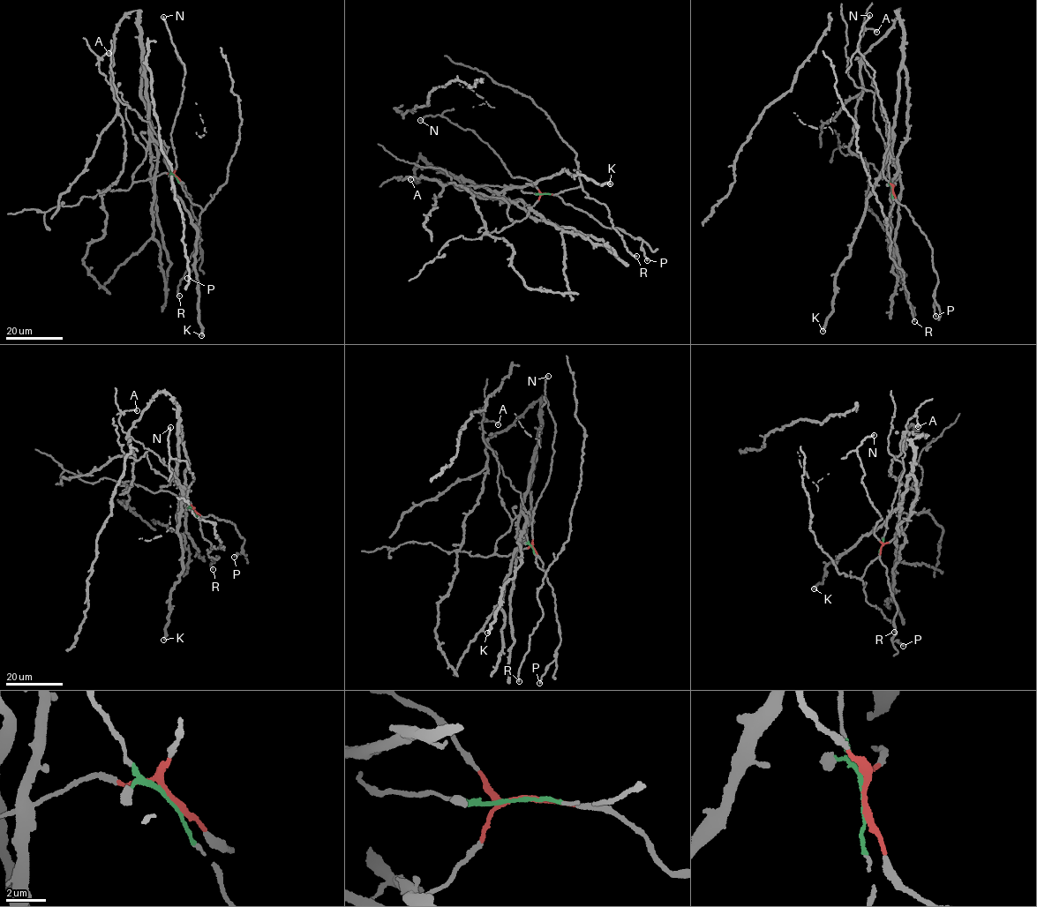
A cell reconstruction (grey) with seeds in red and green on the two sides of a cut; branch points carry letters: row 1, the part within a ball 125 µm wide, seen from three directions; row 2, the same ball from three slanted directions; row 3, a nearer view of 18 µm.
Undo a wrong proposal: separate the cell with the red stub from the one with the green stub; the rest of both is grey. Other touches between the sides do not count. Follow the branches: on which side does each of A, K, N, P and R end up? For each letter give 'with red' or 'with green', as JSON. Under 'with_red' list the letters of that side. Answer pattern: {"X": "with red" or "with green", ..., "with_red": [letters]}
{"A": "with green", "K": "with red", "N": "with red", "P": "with red", "R": "with green", "with_red": ["K", "N", "P"]}

